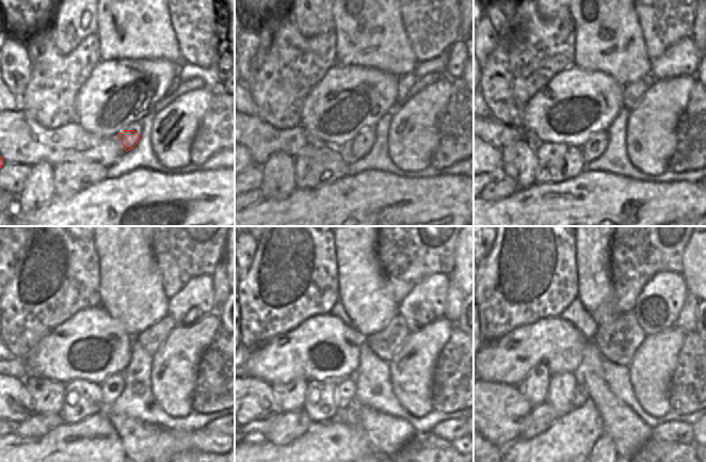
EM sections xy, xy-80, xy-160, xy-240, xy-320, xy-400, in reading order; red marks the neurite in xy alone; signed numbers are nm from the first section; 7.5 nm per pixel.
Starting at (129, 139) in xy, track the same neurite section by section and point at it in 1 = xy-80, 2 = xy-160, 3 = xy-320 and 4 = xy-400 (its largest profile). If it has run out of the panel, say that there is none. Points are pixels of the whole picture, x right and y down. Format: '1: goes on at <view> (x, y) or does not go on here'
1: goes on at xy-80 (364, 141)
2: goes on at xy-160 (596, 144)
3: goes on at xy-320 (346, 389)
4: goes on at xy-400 (580, 396)

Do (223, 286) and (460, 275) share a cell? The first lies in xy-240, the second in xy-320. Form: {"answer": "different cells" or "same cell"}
{"answer": "different cells"}

